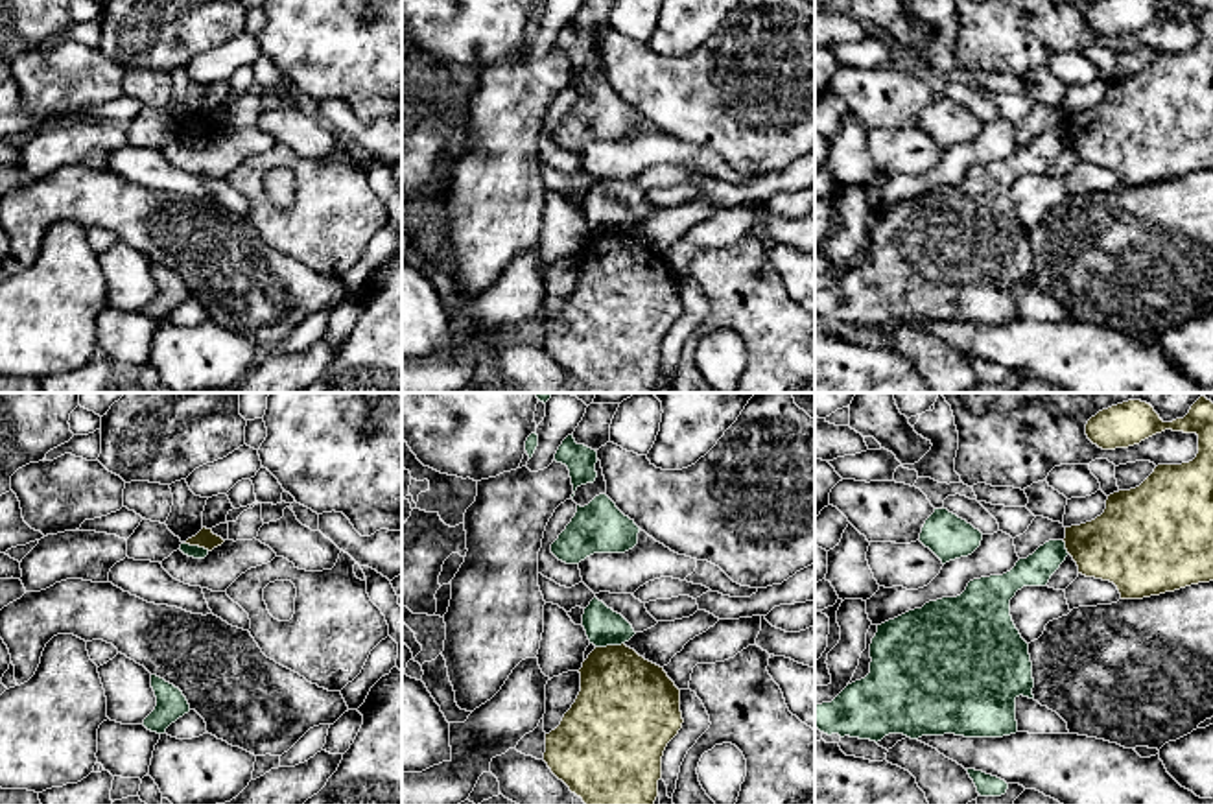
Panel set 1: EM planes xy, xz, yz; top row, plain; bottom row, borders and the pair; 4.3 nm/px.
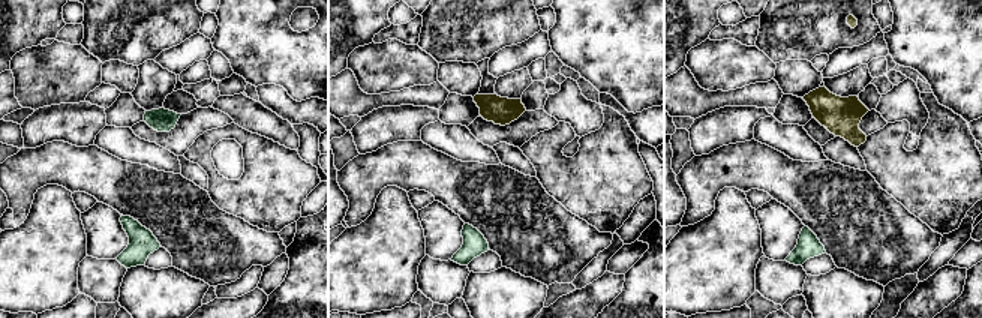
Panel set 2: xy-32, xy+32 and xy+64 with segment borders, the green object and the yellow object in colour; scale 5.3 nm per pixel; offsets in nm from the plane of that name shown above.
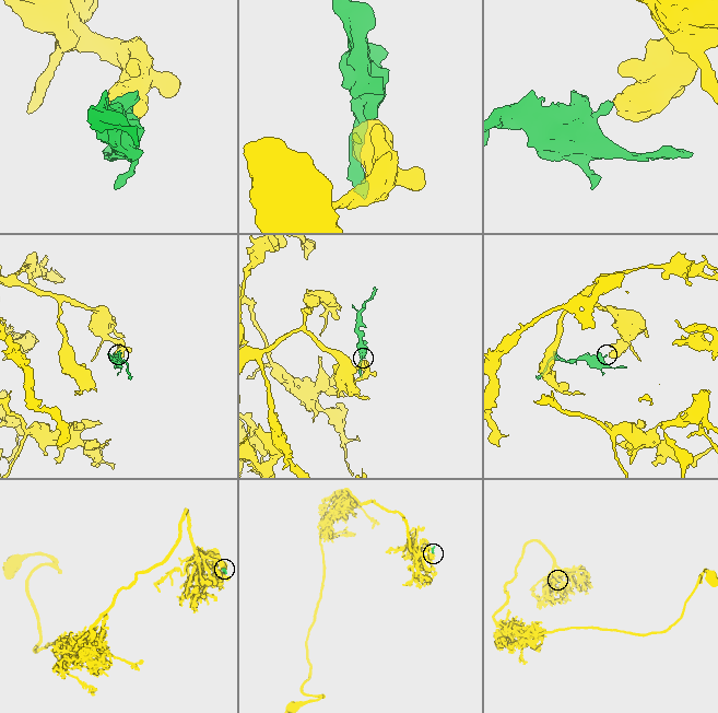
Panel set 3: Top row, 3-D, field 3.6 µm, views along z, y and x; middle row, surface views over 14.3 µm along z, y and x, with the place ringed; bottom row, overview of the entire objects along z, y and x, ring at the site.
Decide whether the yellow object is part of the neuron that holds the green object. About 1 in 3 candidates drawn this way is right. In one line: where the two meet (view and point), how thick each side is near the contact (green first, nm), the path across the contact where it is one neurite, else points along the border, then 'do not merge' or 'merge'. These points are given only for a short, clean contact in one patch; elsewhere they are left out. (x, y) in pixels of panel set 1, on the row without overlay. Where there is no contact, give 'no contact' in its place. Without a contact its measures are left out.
meets green in xz at (609, 231); 160 nm thick on the green side, 400 nm on the other; border along xz (624, 229), (596, 235); do not merge

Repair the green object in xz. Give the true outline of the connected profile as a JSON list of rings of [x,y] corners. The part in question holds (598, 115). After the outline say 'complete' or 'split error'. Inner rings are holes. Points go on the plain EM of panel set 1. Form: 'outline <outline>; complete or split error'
outline [[[599,81],[588,92],[577,92],[571,109],[551,131],[551,140],[566,151],[579,151],[594,140],[632,136],[638,120],[634,107],[625,103],[606,81]]]; complete

